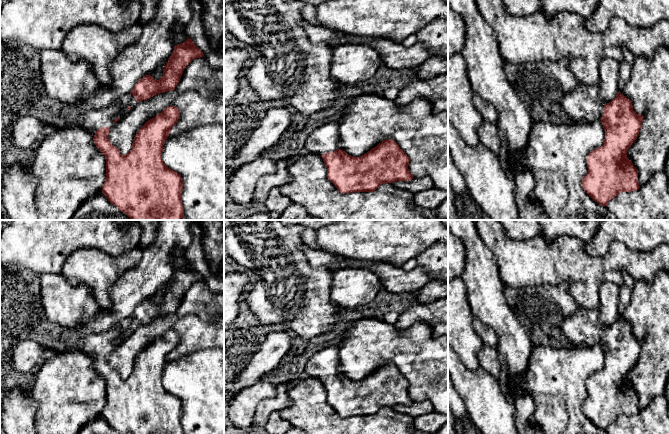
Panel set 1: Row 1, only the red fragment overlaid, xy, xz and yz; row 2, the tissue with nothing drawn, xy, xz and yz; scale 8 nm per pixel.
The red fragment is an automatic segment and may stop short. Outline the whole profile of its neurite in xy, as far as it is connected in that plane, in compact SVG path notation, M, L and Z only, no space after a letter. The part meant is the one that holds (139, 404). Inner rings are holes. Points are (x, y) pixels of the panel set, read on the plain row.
M188 262L174 270L163 300L156 304L150 298L141 302L130 318L111 326L110 329L88 334L79 343L81 349L95 356L94 367L106 383L106 405L102 417L119 434L184 434L181 424L183 405L180 398L169 393L162 384L163 370L172 351L178 346L180 335L174 329L168 330L154 342L148 344L136 357L131 374L122 379L109 365L110 351L120 344L137 326L147 324L157 318L173 315L178 309L186 290L195 282L203 281L203 276Z

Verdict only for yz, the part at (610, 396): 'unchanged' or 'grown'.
grown

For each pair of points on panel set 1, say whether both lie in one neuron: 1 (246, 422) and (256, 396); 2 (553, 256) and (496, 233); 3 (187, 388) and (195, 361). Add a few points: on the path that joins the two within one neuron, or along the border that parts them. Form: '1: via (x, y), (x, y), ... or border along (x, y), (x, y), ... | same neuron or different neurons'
1: via (246, 416), (246, 406), (250, 402) | same neuron
2: via (539, 256), (519, 256), (510, 247) | same neuron
3: via (194, 381), (195, 368) | same neuron

